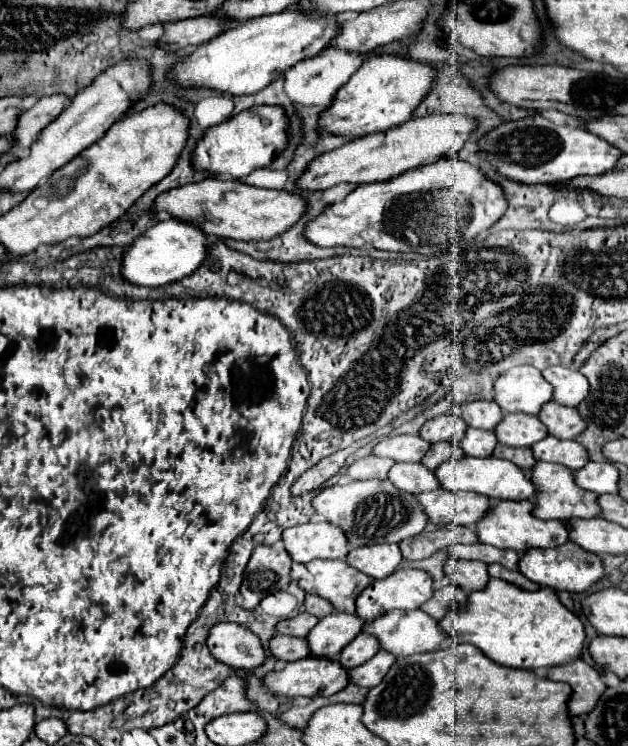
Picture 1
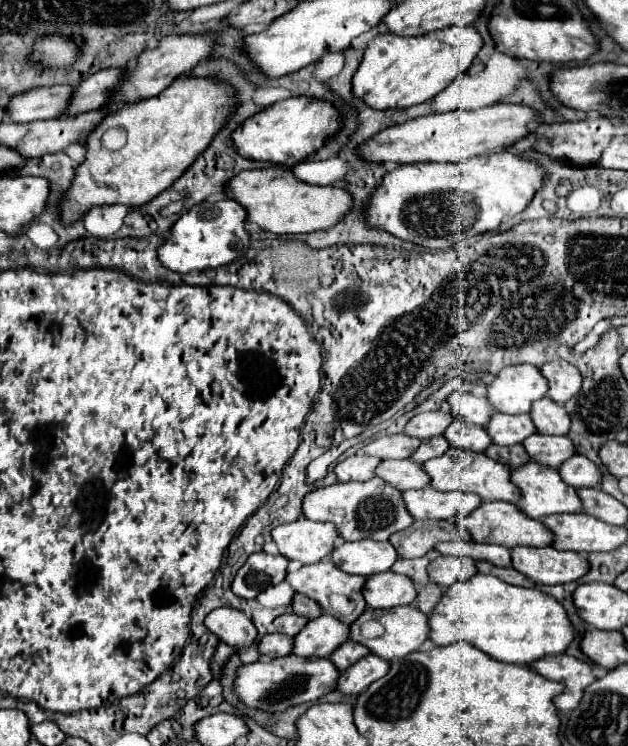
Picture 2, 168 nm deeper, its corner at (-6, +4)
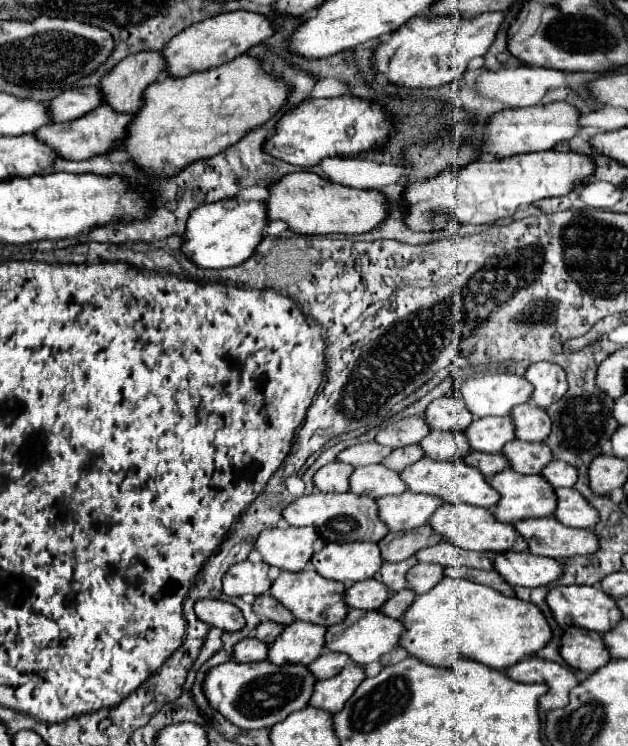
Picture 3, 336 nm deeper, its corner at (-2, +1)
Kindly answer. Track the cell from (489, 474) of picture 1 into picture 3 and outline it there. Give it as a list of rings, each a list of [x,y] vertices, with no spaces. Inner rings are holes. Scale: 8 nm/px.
[[[421,458],[415,464],[407,466],[399,476],[407,484],[409,492],[439,496],[443,502],[449,502],[449,504],[463,502],[463,504],[473,504],[473,506],[493,510],[493,506],[499,500],[499,494],[495,490],[491,490],[491,486],[487,486],[485,476],[479,474],[475,468],[463,464],[463,462],[453,462],[453,460],[449,460],[449,462],[431,462],[429,458]]]

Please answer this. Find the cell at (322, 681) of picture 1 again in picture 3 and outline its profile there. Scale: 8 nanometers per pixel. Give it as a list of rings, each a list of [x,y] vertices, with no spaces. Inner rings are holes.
[[[233,660],[211,668],[203,680],[203,694],[209,706],[221,712],[231,724],[241,730],[271,728],[295,710],[303,710],[315,686],[313,674],[305,666],[283,664],[275,666],[267,660],[251,664],[235,664]]]

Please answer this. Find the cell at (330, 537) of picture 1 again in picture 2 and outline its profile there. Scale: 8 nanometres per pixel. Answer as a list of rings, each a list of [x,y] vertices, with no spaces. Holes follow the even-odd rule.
[[[297,519],[293,523],[275,527],[271,537],[277,543],[281,555],[309,565],[331,555],[339,533],[333,523]]]

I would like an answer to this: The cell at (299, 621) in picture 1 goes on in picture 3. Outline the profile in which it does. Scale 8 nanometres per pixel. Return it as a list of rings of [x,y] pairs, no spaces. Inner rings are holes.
[[[263,620],[257,628],[255,628],[255,638],[265,642],[265,644],[271,644],[275,640],[275,636],[279,636],[279,630],[283,630],[283,626],[275,624],[275,622],[267,622]]]

